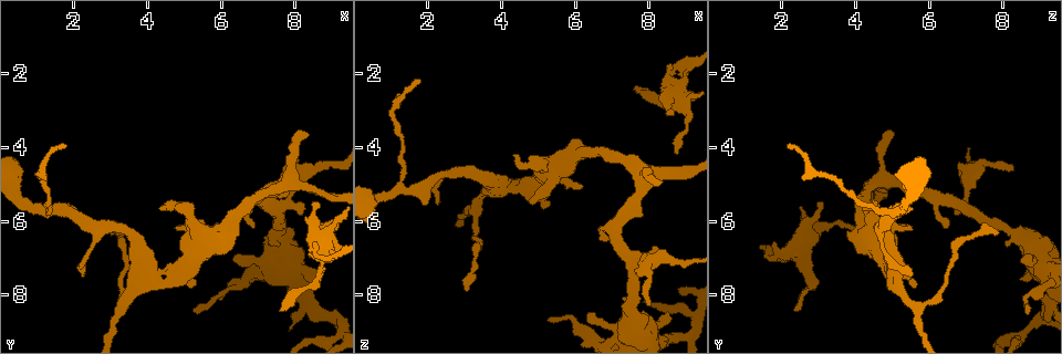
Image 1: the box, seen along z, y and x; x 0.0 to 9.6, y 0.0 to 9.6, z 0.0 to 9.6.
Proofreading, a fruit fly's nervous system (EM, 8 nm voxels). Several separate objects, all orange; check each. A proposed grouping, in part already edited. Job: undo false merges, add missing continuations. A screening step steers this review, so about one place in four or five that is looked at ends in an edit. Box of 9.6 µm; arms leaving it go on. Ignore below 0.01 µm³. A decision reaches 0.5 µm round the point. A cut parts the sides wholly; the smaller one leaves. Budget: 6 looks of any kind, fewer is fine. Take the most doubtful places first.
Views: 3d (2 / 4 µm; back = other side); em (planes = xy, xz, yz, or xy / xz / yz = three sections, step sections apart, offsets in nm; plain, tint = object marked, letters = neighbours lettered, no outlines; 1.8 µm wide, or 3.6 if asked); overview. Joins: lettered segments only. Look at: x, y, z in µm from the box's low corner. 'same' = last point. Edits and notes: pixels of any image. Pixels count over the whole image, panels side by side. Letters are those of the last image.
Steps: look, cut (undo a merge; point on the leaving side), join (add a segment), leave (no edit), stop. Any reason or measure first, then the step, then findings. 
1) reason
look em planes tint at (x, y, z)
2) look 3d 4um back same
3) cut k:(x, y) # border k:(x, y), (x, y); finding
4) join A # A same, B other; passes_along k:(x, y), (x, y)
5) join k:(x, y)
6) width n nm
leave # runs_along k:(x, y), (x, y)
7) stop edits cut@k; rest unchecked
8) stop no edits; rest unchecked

branch stops here
look 3d 4um at (8.60, 5.55, 2.95)

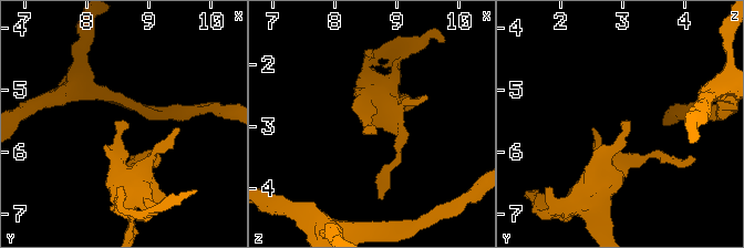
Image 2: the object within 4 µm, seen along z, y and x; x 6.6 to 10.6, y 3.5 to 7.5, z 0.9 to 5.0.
look em yz step 16 letters at (8.60, 5.55, 2.95)

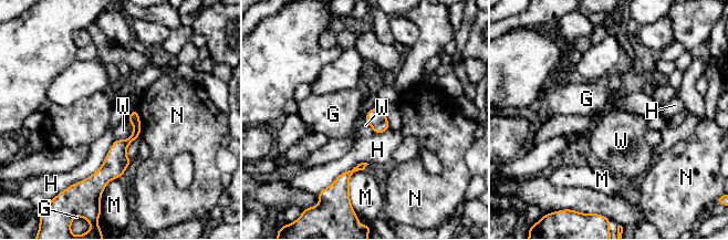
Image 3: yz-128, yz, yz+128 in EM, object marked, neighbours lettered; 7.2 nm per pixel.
leave # G other, H other, M other, N other, W other; runs_along 3:(135, 113), (136, 133), (94, 176); none of them fits

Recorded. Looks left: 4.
sharp bend
look 3d 2um at (4.00, 7.25, 5.10)

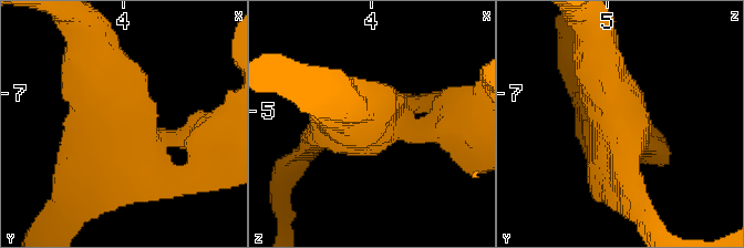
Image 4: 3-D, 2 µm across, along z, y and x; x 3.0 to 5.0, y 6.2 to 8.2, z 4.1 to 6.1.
shape alone is not enough
look em planes tint at (4.00, 7.28, 5.06)

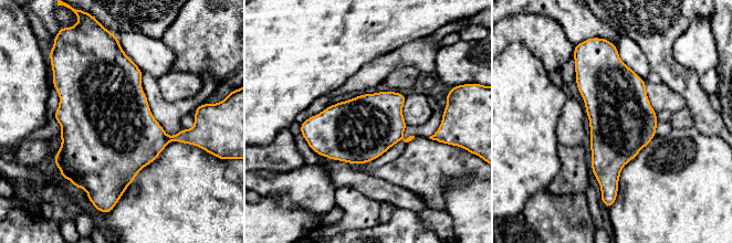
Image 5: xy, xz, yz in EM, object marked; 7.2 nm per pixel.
see the neighbours
look em planes letters same

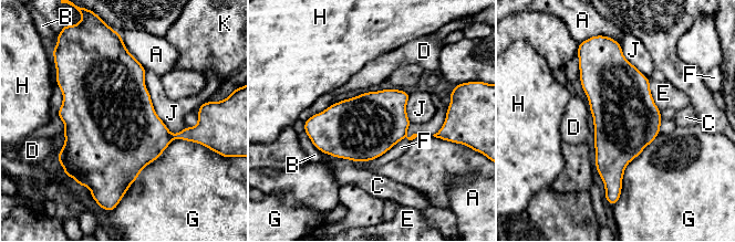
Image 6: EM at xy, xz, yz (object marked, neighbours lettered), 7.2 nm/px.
width 480 nm; longest_contact G 650 nm
leave # A other, B other, C other, D other, E other, F other, G other, H other, J other, K other; all the same neuron

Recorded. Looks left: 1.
end of a long branch
look em planes letters at (1.80, 3.90, 2.15)

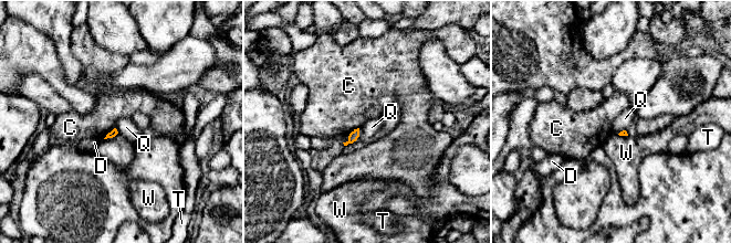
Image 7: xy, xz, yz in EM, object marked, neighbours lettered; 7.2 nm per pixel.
leave # C other, D other, Q other, T other, W other; border 7:(359, 128), (357, 140); no lettered segment goes on from it

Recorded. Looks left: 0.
stop no edits; rest unchecked

